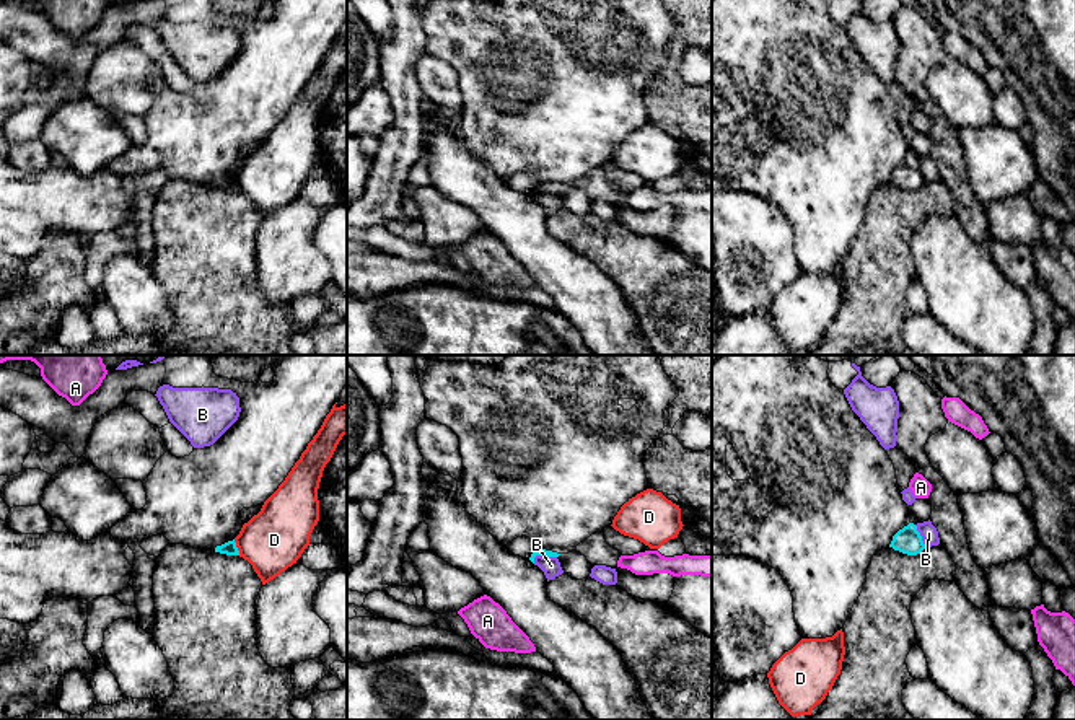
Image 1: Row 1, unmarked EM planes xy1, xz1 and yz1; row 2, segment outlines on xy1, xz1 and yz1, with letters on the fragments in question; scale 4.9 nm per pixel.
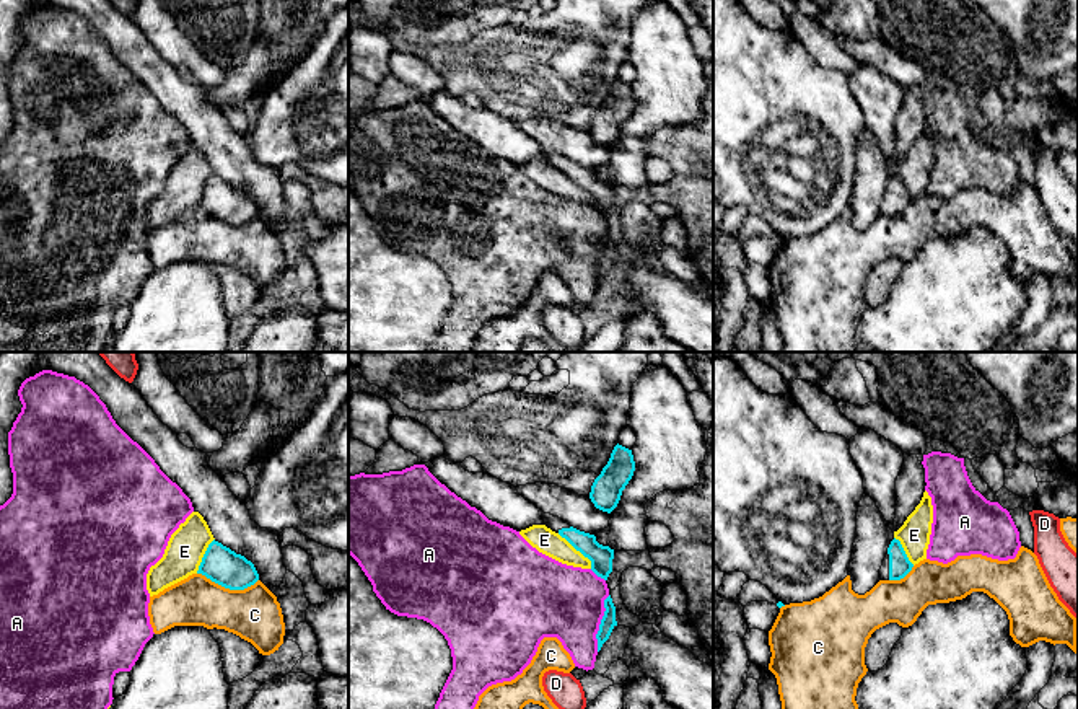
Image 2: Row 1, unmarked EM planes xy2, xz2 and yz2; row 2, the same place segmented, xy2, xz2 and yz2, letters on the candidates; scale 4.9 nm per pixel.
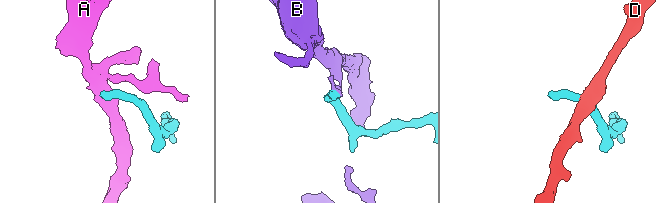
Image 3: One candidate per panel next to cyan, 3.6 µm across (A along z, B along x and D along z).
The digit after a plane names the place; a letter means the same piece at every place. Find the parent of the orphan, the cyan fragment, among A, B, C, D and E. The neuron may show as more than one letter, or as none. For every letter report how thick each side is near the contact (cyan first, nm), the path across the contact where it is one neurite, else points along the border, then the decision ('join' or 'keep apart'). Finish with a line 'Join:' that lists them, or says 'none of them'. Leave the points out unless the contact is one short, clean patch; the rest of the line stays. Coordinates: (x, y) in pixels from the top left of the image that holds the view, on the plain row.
A: 70 nm thick on the cyan side, 360 nm on the other; border along xz2 (609, 230), (604, 235), (604, 250), (596, 269), (596, 286); keep apart
B: 50 nm thick on the cyan side, 90 nm on the other; border along xz1 (556, 191), (536, 191), (533, 197); keep apart
C: 180 nm thick on the cyan side, 260 nm on the other; keep apart
D: 70 nm thick on the cyan side, 300 nm on the other; keep apart
E: 110 nm thick on the cyan side, 120 nm on the other; border along xz2 (557, 168), (578, 184), (590, 196), (591, 202); keep apart
Join: none of them

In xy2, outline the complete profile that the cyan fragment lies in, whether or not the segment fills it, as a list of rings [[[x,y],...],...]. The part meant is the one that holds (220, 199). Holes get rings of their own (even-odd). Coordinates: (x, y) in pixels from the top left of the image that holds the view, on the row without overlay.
[[[215,174],[208,179],[197,209],[230,225],[244,225],[259,215],[251,196]]]

